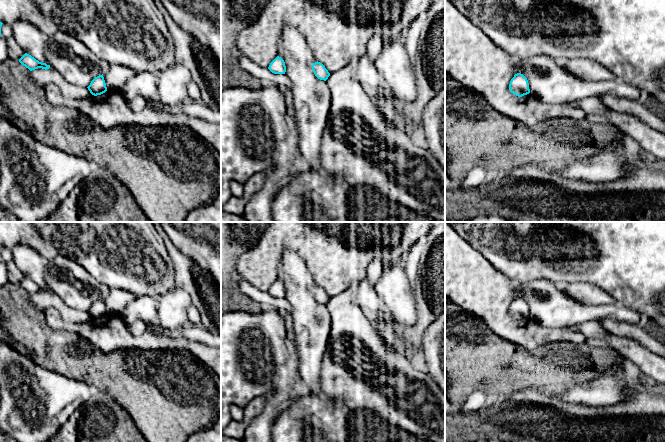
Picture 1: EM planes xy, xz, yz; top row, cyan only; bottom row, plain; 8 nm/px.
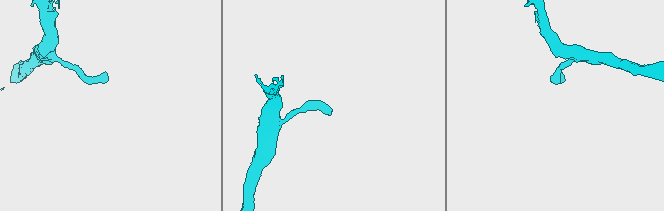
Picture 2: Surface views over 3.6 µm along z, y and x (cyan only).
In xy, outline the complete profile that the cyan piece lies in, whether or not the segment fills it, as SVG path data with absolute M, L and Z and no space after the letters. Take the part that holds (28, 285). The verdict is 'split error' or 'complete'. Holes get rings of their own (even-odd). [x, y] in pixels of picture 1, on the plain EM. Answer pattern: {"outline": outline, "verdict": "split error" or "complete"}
{"outline": "M25 277L20 283L19 286L25 290L26 292L28 292L30 295L38 293L38 292L42 292L42 293L49 293L50 289L47 289L46 287L42 287L39 286L38 284L36 284L34 281L32 281L31 279Z", "verdict": "complete"}

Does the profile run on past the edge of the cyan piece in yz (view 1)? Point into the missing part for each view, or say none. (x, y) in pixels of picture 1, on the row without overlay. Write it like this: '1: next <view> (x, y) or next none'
1: next none

